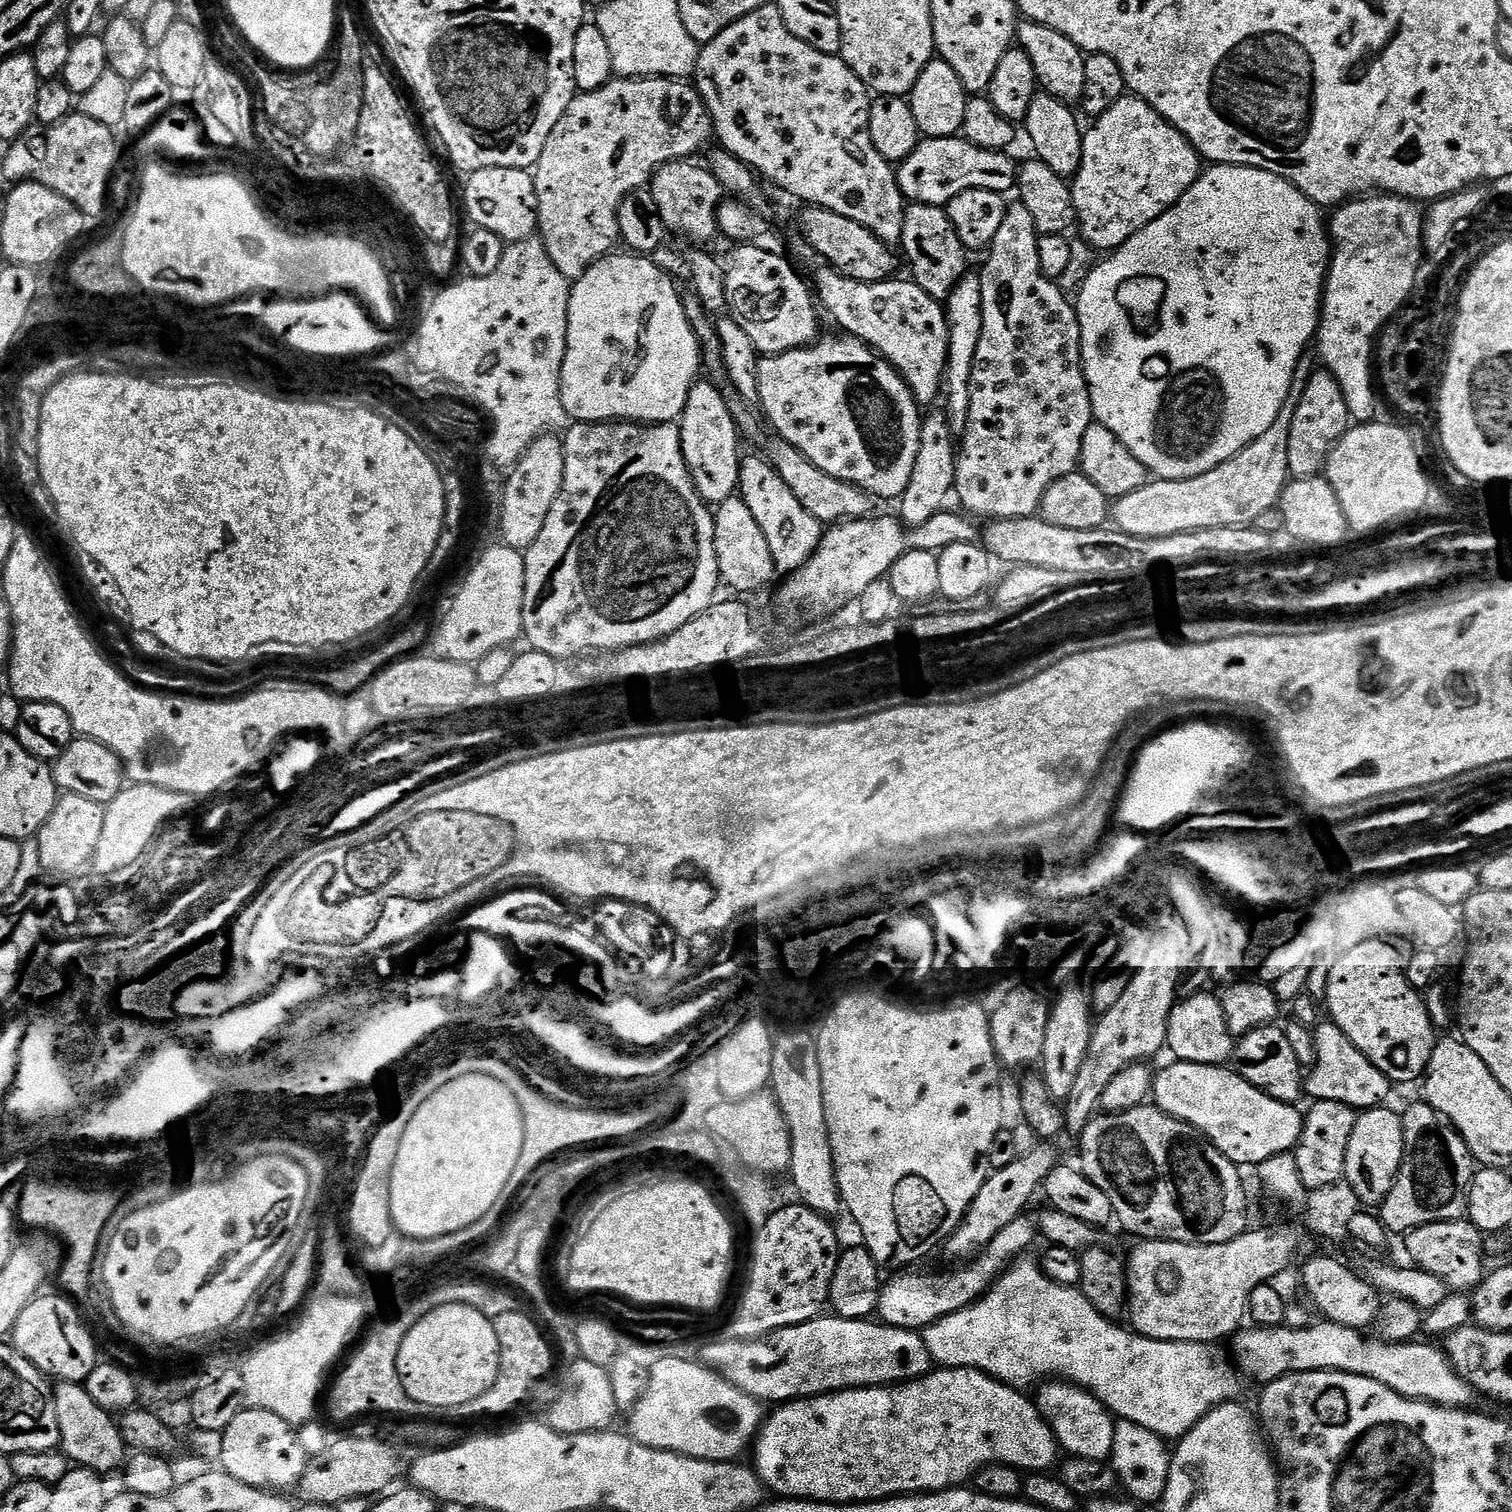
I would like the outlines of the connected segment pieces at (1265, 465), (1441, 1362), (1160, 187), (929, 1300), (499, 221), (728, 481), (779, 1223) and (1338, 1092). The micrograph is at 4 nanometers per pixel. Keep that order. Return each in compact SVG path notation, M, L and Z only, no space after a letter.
M1304 355L1294 370L1286 402L1278 410L1278 418L1250 446L1246 446L1237 456L1222 462L1214 470L1201 476L1185 480L1153 479L1142 490L1126 494L1115 501L1110 512L1110 520L1119 531L1138 538L1166 538L1170 534L1182 534L1194 530L1206 530L1218 526L1255 525L1258 514L1277 507L1285 484L1289 483L1286 454L1290 454L1290 426L1294 422L1294 410L1306 394L1306 382L1310 382L1314 371L1311 355Z
M1321 1319L1309 1328L1262 1328L1248 1326L1231 1337L1231 1359L1241 1377L1257 1380L1260 1386L1272 1384L1292 1372L1349 1372L1382 1382L1399 1396L1443 1404L1445 1408L1467 1409L1474 1390L1452 1369L1447 1352L1419 1342L1387 1343L1380 1338L1367 1340L1358 1328L1338 1326Z
M1125 94L1118 102L1114 102L1114 106L1110 106L1110 110L1106 110L1106 114L1095 117L1092 129L1083 133L1084 145L1082 146L1082 166L1078 170L1076 176L1071 177L1070 187L1072 197L1074 198L1074 206L1076 207L1076 219L1078 221L1078 232L1083 239L1087 240L1093 248L1097 250L1115 250L1121 248L1124 243L1130 239L1138 230L1142 230L1150 222L1154 222L1159 216L1170 206L1174 206L1174 202L1178 202L1178 198L1182 198L1182 194L1186 190L1190 190L1190 186L1194 186L1194 182L1200 177L1202 171L1202 157L1196 151L1195 146L1189 142L1184 135L1177 130L1170 122L1166 122L1166 118L1162 118L1159 114L1148 105L1147 102L1141 100L1139 96Z
M1020 1215L1016 1220L1010 1222L978 1256L961 1263L961 1268L956 1268L953 1272L916 1272L920 1270L900 1270L895 1273L892 1281L885 1283L880 1289L880 1301L876 1307L875 1315L883 1323L895 1328L910 1328L913 1330L923 1330L929 1328L934 1322L962 1310L966 1306L976 1303L1013 1264L1017 1259L1025 1255L1024 1252L1035 1240L1038 1240L1038 1224L1035 1219L1027 1220L1027 1215Z
M487 168L467 173L464 184L464 208L475 227L498 234L505 245L531 240L537 235L538 195L533 173L527 168Z
M697 379L690 390L690 398L686 398L686 406L684 413L680 415L678 427L682 454L690 470L690 478L705 504L717 506L735 497L740 487L742 437L728 409L729 397L723 396L711 384L711 379L704 379Z
M798 1203L787 1208L779 1209L766 1222L762 1228L755 1233L756 1241L752 1244L752 1269L748 1272L748 1285L744 1288L744 1297L740 1300L740 1305L736 1308L736 1317L732 1320L731 1335L738 1340L757 1340L759 1336L768 1336L771 1332L776 1332L779 1328L789 1328L795 1324L801 1324L807 1320L814 1320L825 1311L828 1304L828 1291L830 1282L834 1278L836 1263L842 1251L842 1243L836 1237L836 1232L832 1229L833 1221L826 1216L820 1216L814 1210L810 1210L806 1205Z
M1320 1022L1315 1025L1314 1031L1316 1061L1309 1072L1307 1069L1304 1092L1312 1095L1313 1101L1333 1100L1357 1110L1381 1107L1387 1101L1384 1099L1387 1098L1388 1091L1393 1091L1394 1088L1388 1076L1382 1074L1382 1070L1378 1070L1378 1066L1374 1066L1374 1062L1370 1062L1370 1058L1366 1058L1366 1054L1362 1054L1362 1050L1358 1050L1350 1038L1346 1038L1346 1034L1342 1034L1338 1025Z

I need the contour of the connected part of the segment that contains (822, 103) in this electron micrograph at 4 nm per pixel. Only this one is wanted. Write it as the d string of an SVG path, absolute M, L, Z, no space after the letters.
M769 2L766 6L738 18L733 24L728 24L726 30L722 30L722 34L718 34L711 42L700 48L700 57L694 73L694 85L708 108L714 136L717 141L720 139L718 144L721 149L736 156L765 181L768 179L770 183L777 184L782 191L789 192L790 195L797 196L800 200L805 200L803 202L805 205L834 210L834 214L842 214L842 218L850 218L854 222L866 226L866 230L870 230L885 244L899 245L902 238L906 201L904 195L900 193L893 165L884 160L882 154L878 154L878 150L874 150L874 142L870 138L868 123L873 97L862 82L862 78L858 78L858 74L854 74L854 70L850 70L848 63L841 60L839 55L822 54L822 50L814 50L814 46L806 46L806 42L802 42L802 38L794 38L794 34L790 34L790 30L786 30L786 22L782 22L782 14L776 9L775 3Z

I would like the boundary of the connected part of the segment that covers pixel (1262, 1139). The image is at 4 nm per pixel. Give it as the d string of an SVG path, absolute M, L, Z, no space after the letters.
M1172 1062L1169 1068L1155 1073L1151 1099L1156 1107L1162 1109L1166 1114L1179 1120L1185 1120L1188 1124L1193 1124L1202 1135L1212 1141L1212 1145L1219 1152L1226 1154L1226 1158L1233 1160L1237 1166L1245 1166L1244 1164L1258 1166L1284 1152L1292 1152L1300 1140L1304 1125L1304 1118L1299 1107L1283 1104L1270 1098L1267 1092L1246 1082L1231 1067L1219 1064Z

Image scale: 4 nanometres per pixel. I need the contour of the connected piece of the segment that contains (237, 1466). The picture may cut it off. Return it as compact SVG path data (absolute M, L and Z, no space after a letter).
M245 1407L244 1411L236 1415L234 1422L230 1422L230 1426L226 1426L226 1430L220 1433L220 1437L222 1446L220 1447L219 1467L234 1478L238 1478L238 1482L251 1488L271 1490L277 1494L283 1493L285 1491L283 1488L295 1489L299 1485L309 1457L306 1451L302 1450L297 1429L282 1418L278 1418L278 1414L261 1408Z

